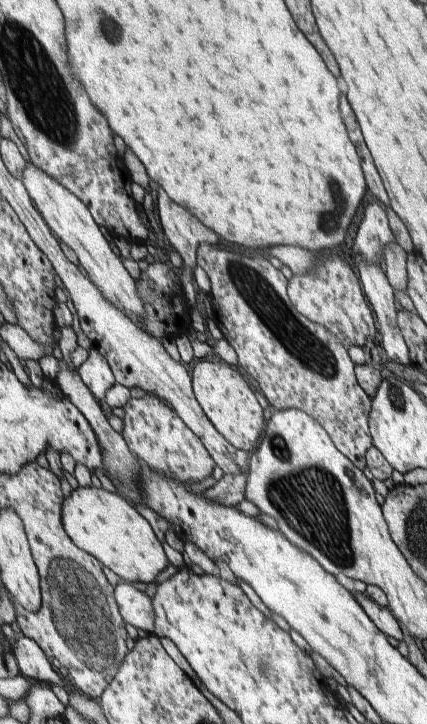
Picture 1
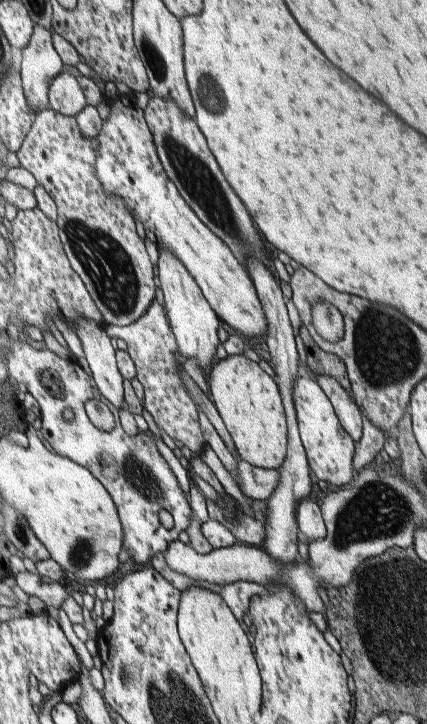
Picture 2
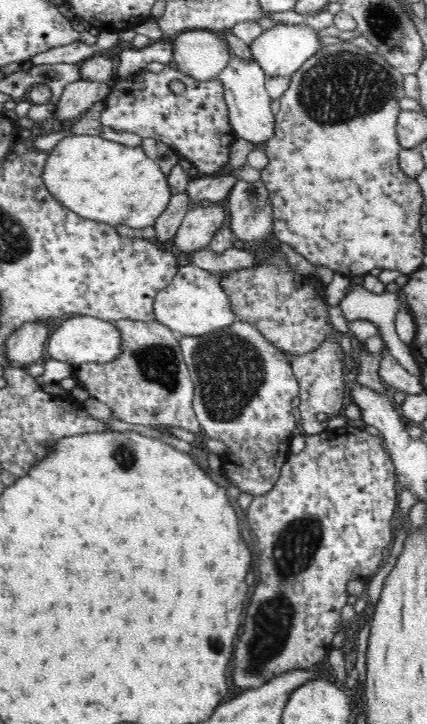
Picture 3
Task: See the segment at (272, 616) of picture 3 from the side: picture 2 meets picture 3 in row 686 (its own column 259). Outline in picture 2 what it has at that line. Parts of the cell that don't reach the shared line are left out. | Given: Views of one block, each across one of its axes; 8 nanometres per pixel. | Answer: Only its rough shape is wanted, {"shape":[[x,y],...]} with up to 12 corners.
{"shape":[[150,95],[157,155],[246,269],[262,242],[197,121]]}

